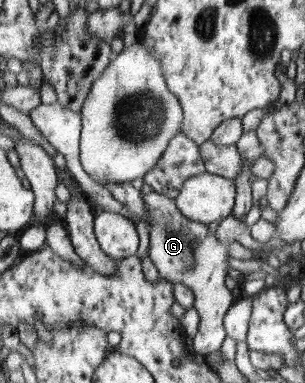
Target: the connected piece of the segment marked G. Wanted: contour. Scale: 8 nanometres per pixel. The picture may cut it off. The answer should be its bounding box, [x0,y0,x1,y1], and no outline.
[144,192,233,357]

